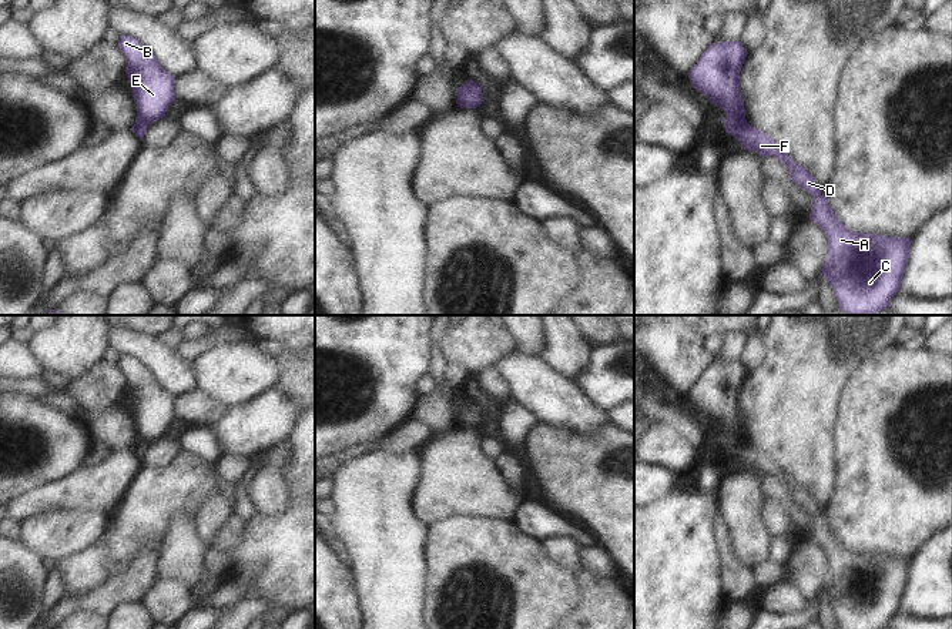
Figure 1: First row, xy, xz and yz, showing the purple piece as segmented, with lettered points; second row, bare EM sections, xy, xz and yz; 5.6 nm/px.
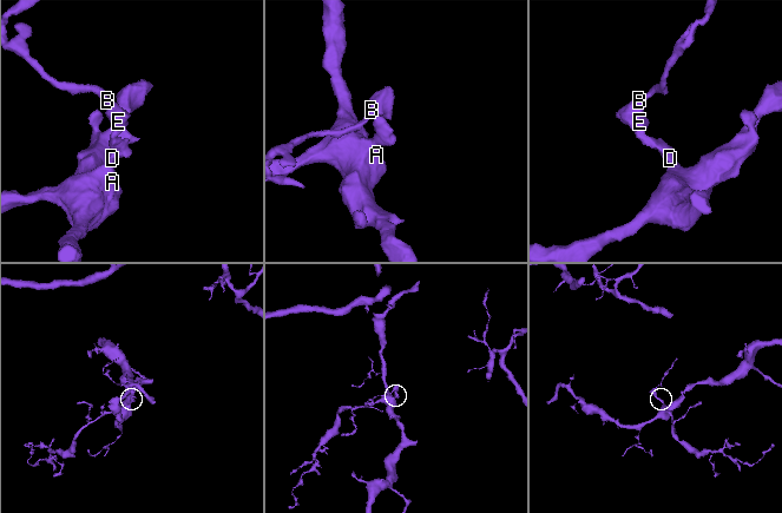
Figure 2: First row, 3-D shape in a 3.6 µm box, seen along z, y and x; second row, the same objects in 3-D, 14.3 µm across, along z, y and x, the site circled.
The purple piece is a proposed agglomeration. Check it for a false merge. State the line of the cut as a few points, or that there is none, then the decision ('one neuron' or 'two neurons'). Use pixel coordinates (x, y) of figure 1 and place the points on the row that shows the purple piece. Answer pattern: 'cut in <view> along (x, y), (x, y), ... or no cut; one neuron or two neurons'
cut in yz along (727, 116), (744, 119); two neurons

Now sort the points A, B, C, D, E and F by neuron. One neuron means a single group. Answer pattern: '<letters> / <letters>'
A C D F / B E

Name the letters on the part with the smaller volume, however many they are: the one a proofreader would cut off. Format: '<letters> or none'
B, E

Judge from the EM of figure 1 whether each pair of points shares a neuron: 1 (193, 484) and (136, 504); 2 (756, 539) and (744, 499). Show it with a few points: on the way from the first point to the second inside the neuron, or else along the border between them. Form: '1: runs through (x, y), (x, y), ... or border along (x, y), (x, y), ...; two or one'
1: runs through (178, 489), (157, 494), (150, 501); one
2: runs through (747, 529), (744, 509); one

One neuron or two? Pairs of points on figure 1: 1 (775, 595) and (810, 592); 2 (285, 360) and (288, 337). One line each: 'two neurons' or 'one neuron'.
1: two neurons
2: two neurons

